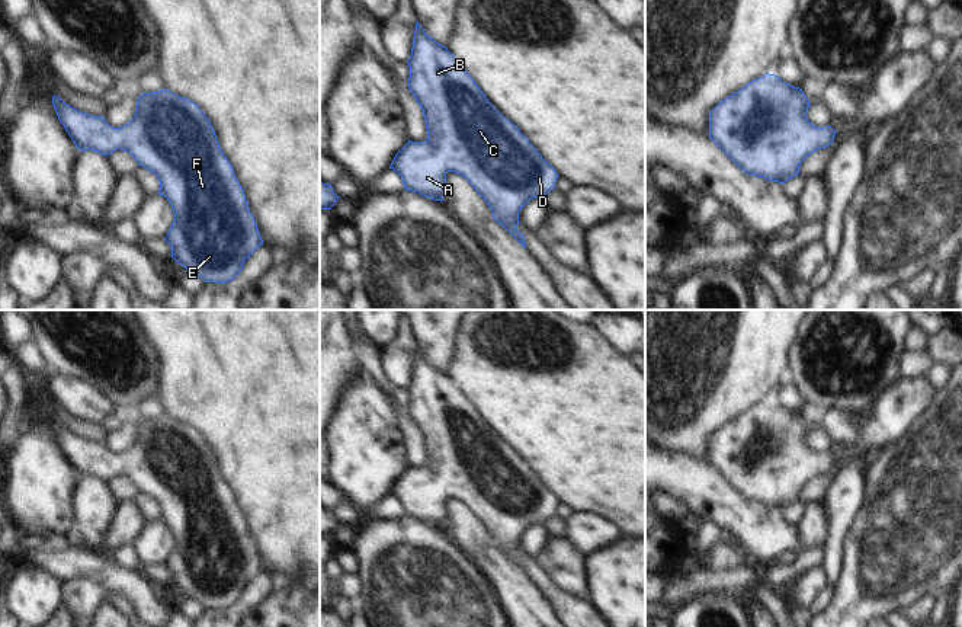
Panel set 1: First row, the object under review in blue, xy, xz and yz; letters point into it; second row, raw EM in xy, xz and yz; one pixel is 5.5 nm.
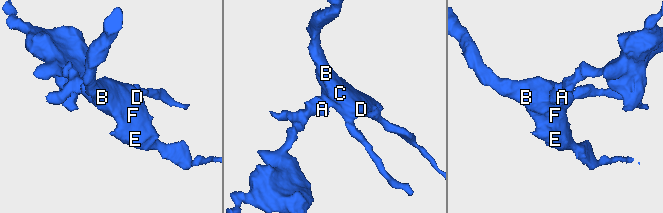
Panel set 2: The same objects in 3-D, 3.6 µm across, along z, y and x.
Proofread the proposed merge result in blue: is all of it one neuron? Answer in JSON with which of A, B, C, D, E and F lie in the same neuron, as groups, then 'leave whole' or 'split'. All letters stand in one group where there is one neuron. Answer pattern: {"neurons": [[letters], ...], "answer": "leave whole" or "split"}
{"neurons": [["A", "B", "C", "D", "E", "F"]], "answer": "leave whole"}

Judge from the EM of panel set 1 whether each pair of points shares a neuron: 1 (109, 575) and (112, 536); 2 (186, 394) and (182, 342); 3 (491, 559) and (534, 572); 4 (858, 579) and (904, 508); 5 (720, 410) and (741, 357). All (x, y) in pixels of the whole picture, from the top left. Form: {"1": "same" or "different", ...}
{"1": "different", "2": "same", "3": "different", "4": "same", "5": "same"}

